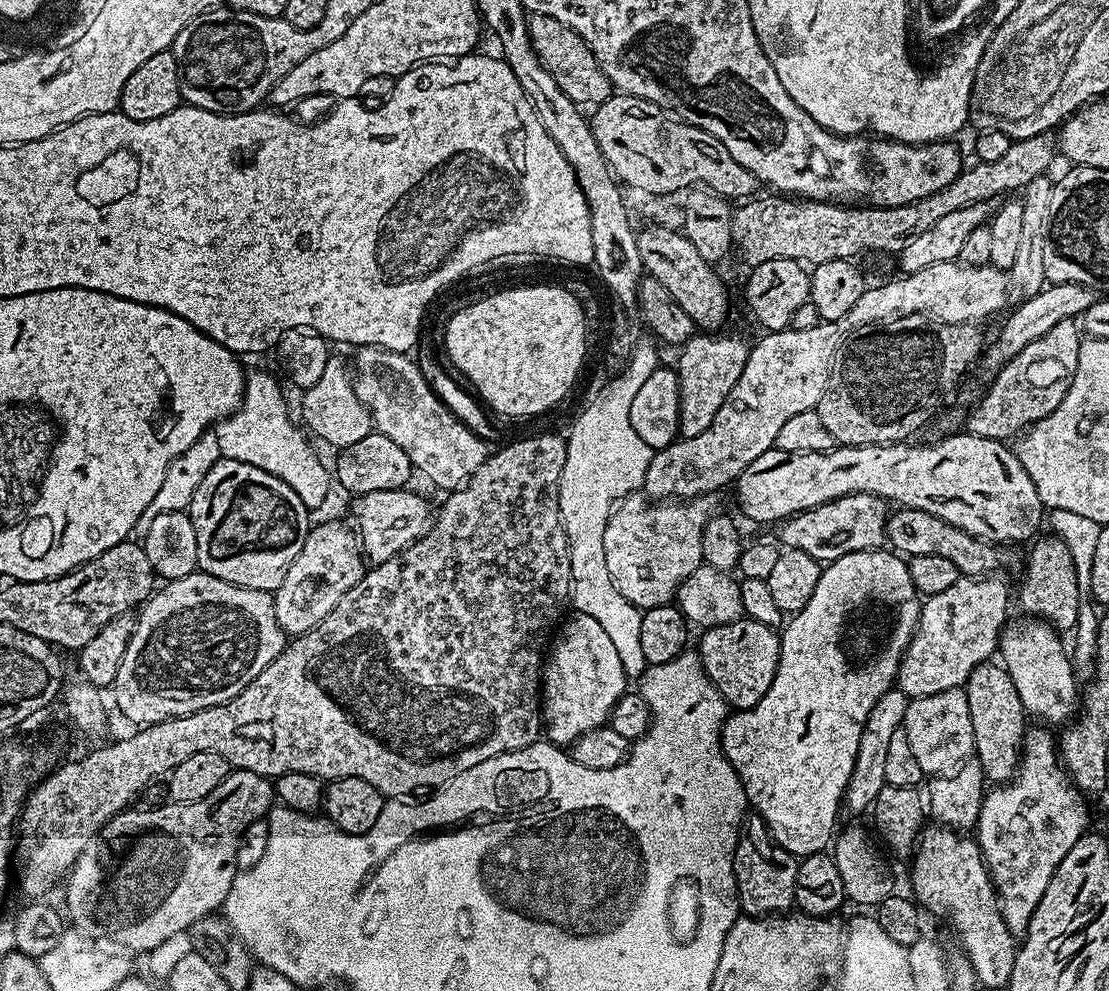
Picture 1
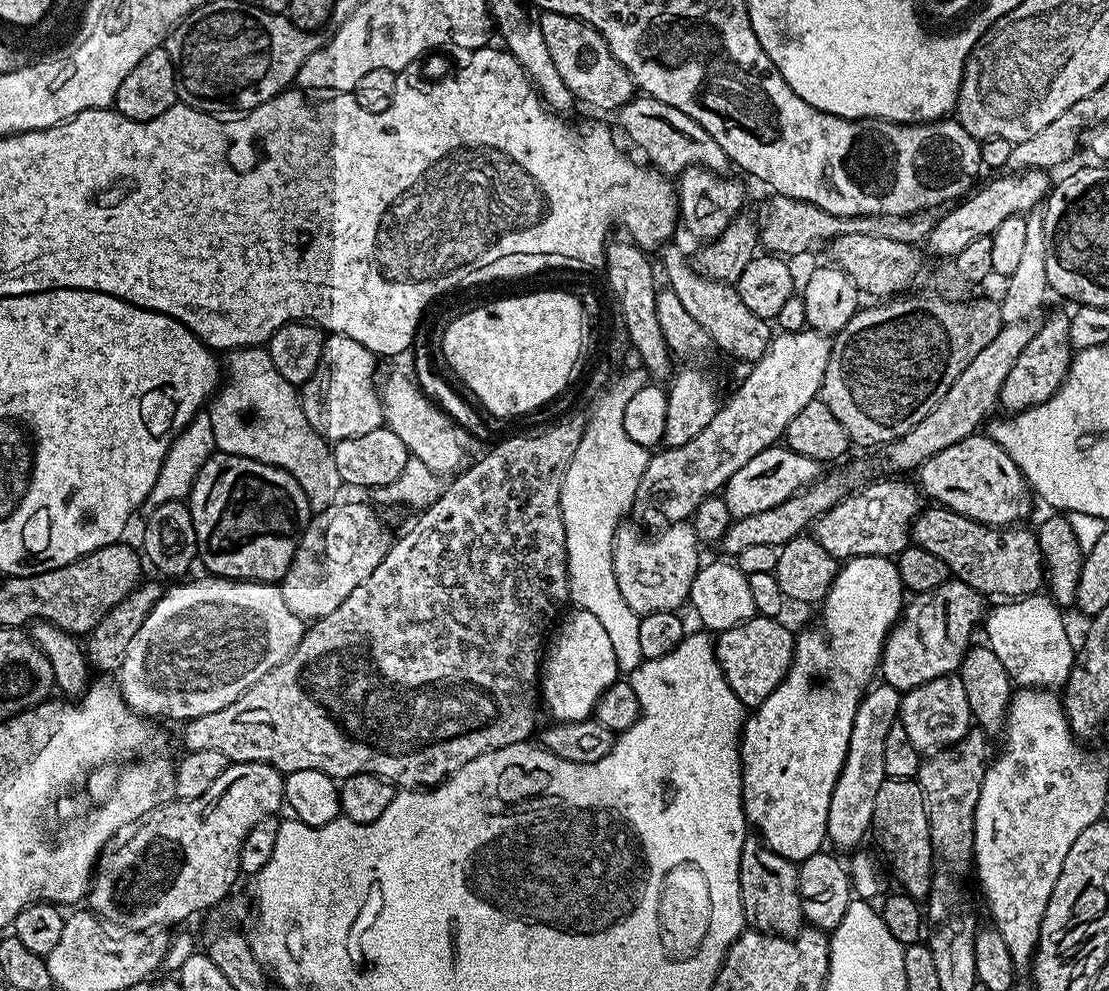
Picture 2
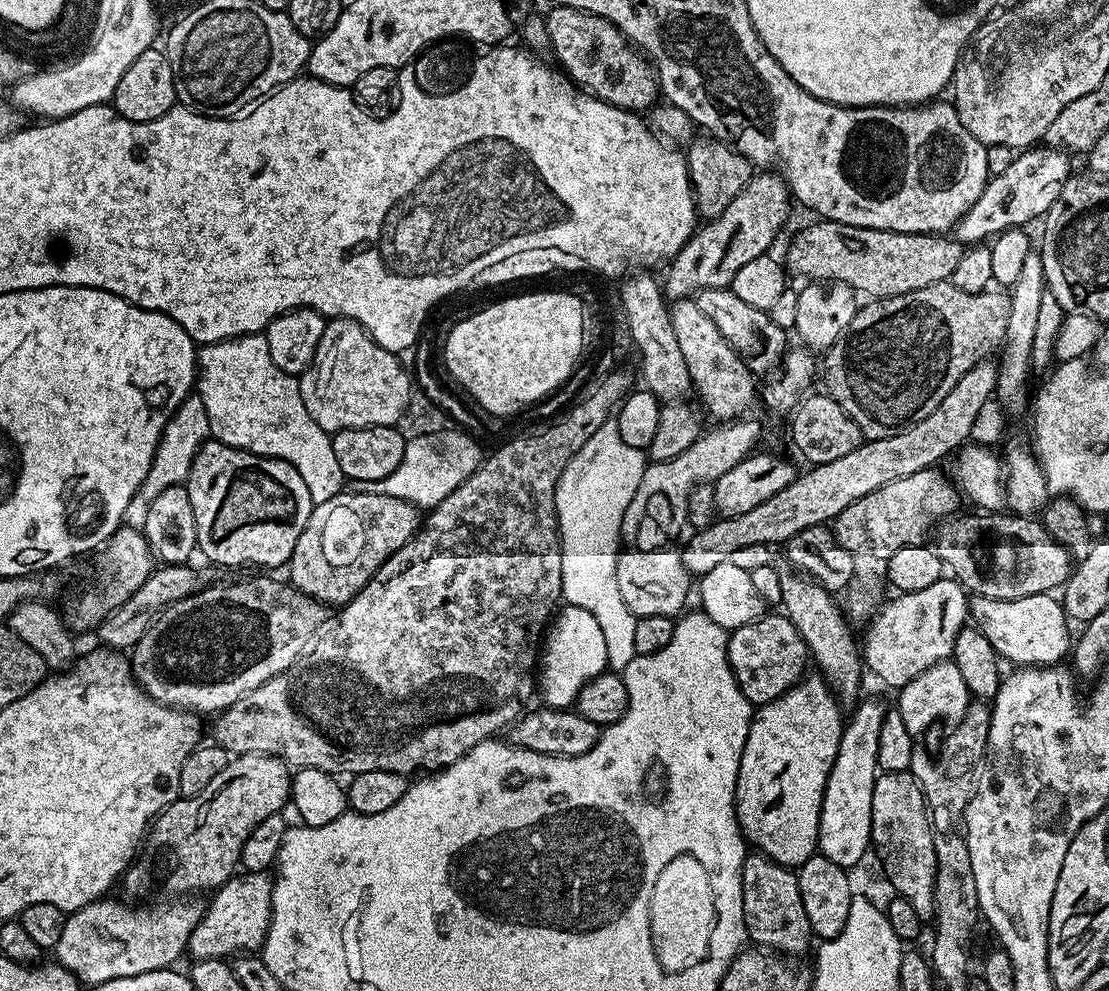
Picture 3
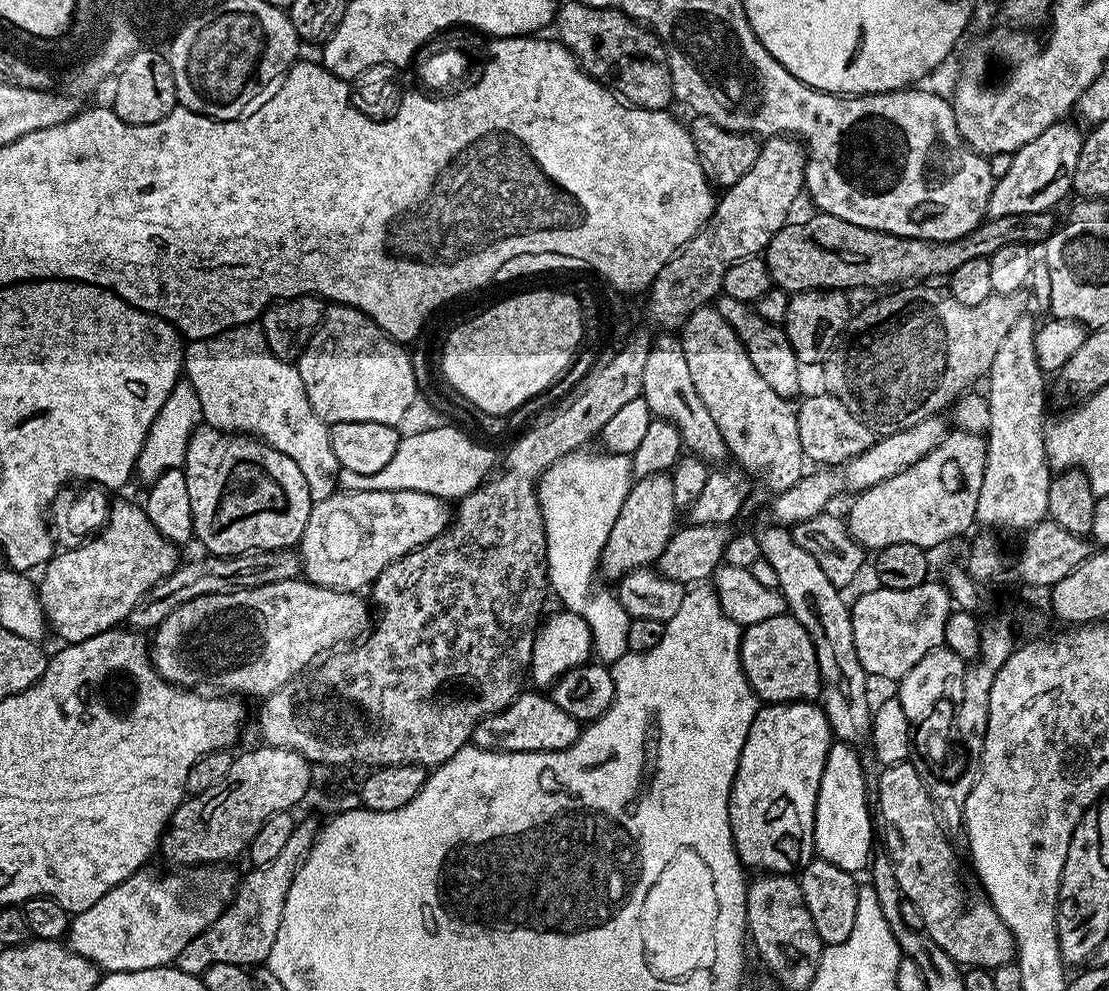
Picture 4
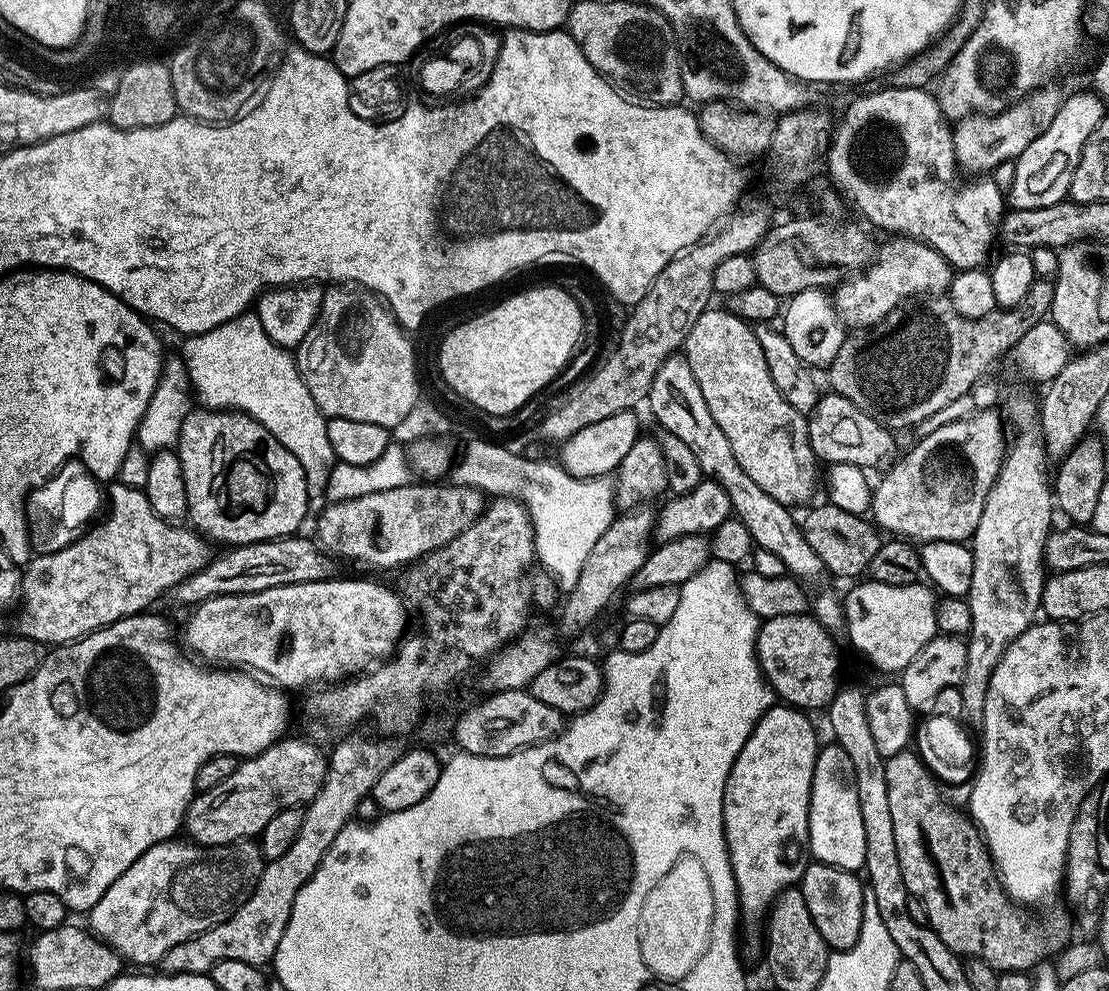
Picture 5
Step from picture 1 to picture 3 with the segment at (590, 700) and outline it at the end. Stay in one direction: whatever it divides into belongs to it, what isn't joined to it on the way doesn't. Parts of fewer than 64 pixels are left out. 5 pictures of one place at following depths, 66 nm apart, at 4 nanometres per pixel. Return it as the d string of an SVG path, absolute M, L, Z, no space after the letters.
M564 604L555 613L538 652L538 696L549 708L571 709L576 703L582 686L608 668L606 642L594 614L582 610L582 606Z

